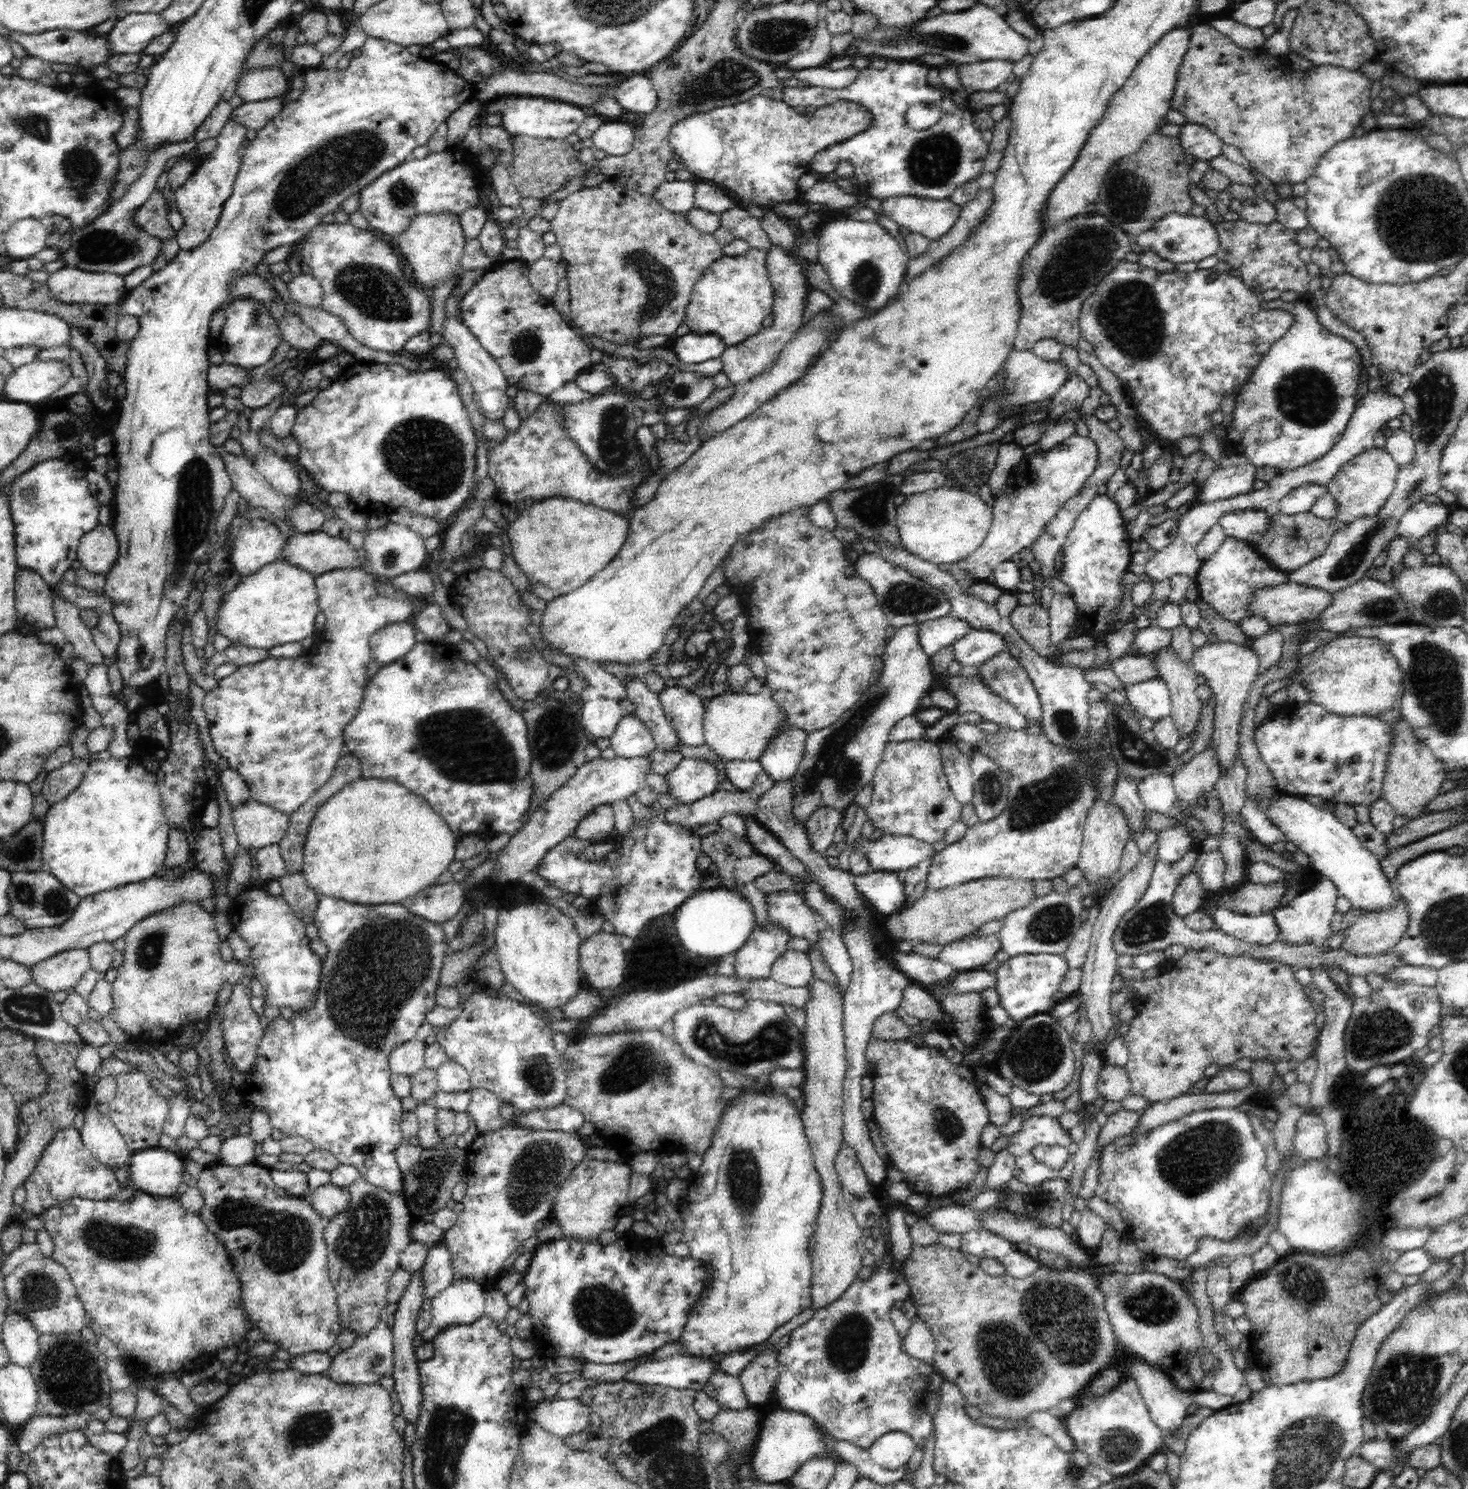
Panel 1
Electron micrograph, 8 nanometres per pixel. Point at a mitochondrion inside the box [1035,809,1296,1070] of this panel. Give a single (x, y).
(1151, 923)

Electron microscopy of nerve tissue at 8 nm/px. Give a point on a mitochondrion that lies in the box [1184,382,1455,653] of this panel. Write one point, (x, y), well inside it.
(1344, 568)

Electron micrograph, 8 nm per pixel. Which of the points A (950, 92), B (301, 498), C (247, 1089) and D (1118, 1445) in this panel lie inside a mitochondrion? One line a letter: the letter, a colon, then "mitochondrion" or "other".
A: other
B: other
C: other
D: mitochondrion

